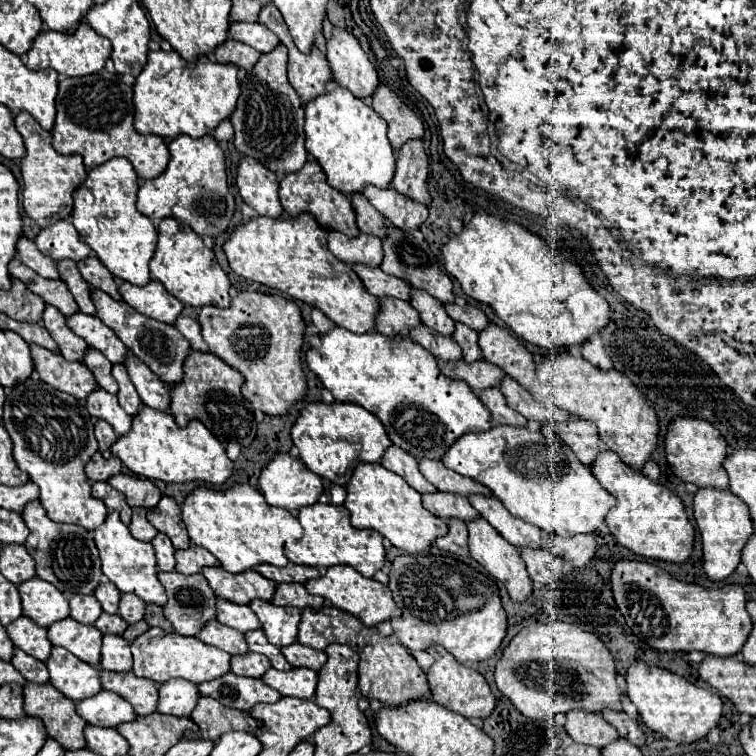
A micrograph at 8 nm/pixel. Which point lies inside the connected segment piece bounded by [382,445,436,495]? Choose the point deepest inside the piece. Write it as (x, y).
(398, 461)

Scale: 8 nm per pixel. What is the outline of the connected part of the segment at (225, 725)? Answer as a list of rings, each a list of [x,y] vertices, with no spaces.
[[[200,697],[190,717],[200,727],[200,737],[210,741],[218,741],[220,735],[228,731],[256,733],[256,729],[260,727],[260,721],[254,721],[250,713],[224,707],[210,697]]]

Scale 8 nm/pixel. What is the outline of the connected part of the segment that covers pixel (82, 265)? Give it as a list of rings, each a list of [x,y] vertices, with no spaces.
[[[96,255],[88,257],[86,261],[78,263],[78,269],[84,277],[84,281],[92,287],[92,289],[100,289],[104,293],[108,293],[112,299],[122,299],[122,295],[118,293],[118,285],[112,277],[112,273],[96,259]]]

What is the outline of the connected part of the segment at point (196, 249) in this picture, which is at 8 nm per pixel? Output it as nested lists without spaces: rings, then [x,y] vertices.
[[[166,219],[158,223],[158,249],[150,261],[152,277],[162,281],[162,285],[182,303],[190,307],[230,307],[230,281],[228,275],[220,269],[214,253],[206,249],[202,239],[192,233],[188,225],[182,225],[174,219]]]

